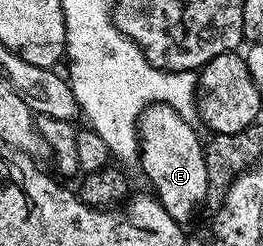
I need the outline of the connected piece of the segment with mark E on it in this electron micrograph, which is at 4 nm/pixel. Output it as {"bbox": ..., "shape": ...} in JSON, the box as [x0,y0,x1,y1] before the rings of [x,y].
{"bbox":[139,104,208,225],"shape":[[[167,104],[150,105],[139,118],[139,167],[153,185],[152,190],[165,211],[169,212],[175,222],[182,225],[188,224],[187,221],[191,220],[199,209],[204,208],[208,195],[208,171],[205,169],[204,159],[206,150],[202,139],[200,141],[190,125],[186,118]]]}

